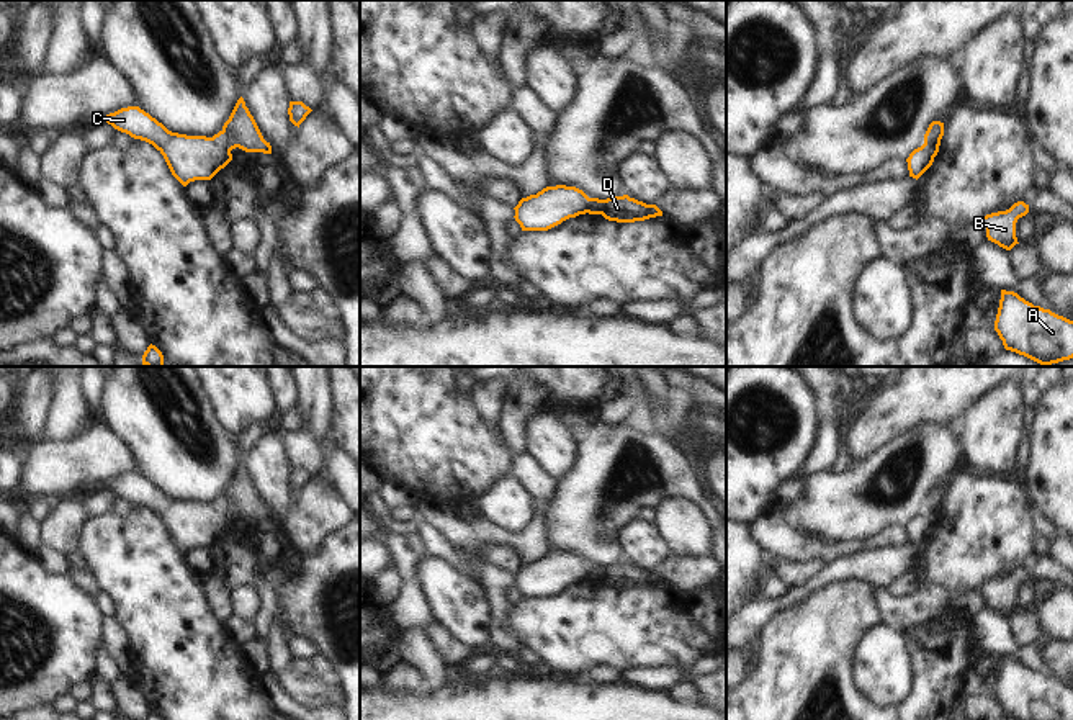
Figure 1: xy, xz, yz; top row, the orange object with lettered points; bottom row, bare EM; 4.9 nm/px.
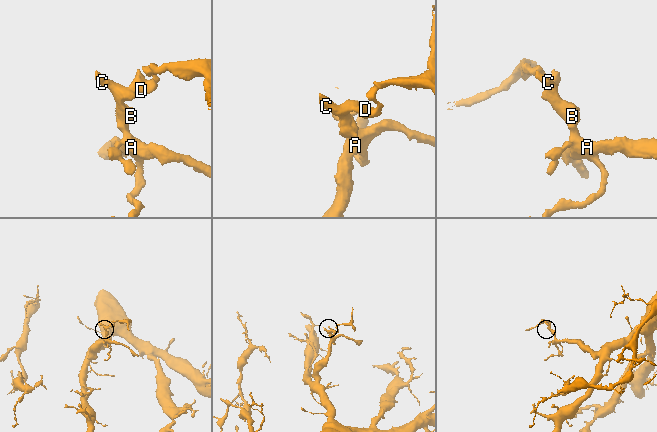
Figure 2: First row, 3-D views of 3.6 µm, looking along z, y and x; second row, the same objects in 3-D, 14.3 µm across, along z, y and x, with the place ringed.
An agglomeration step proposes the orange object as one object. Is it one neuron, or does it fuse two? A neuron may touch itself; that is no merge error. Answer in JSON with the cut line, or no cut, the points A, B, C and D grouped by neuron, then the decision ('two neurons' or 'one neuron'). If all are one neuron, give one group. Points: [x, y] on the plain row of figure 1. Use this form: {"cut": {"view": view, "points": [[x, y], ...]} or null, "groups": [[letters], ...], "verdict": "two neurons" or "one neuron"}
{"cut": {"view": "xy", "points": [[210, 504], [229, 517]]}, "groups": [["A", "B", "C"], ["D"]], "verdict": "two neurons"}

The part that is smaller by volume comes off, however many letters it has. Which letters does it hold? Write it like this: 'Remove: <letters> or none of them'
Remove: D

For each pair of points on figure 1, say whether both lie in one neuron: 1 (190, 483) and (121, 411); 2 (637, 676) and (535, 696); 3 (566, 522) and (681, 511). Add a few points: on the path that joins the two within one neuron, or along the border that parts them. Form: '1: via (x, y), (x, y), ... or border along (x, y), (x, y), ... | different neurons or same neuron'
1: via (175, 465), (139, 429) | same neuron
2: border along (620, 679), (633, 686), (658, 689) | different neurons
3: border along (692, 499), (668, 496), (655, 508) | different neurons

